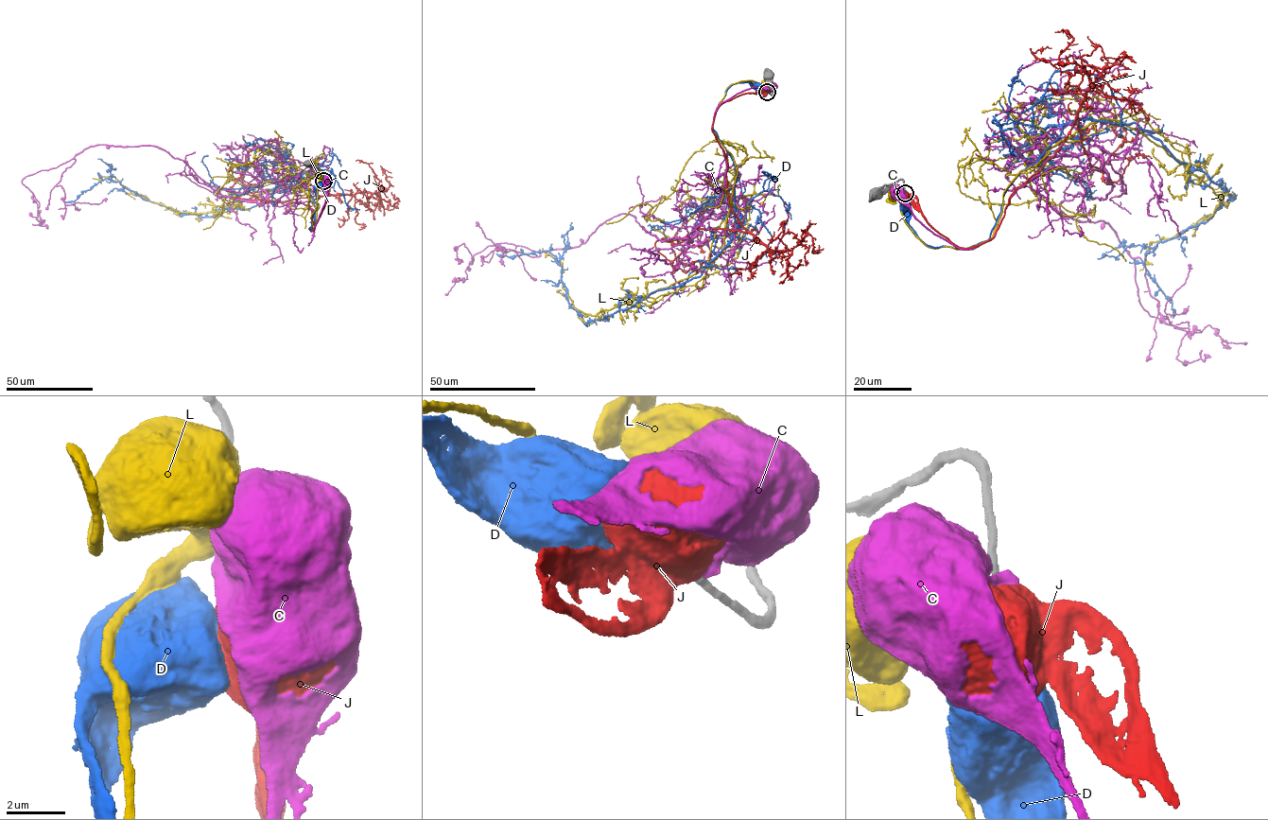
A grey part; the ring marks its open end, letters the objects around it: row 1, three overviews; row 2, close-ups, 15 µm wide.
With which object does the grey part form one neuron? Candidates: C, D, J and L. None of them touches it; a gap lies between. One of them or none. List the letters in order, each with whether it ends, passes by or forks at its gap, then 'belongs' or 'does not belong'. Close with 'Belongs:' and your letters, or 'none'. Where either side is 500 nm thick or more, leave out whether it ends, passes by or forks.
C: does not belong
D: does not belong
J: does not belong
L: it passes by | does not belong
Belongs: none

